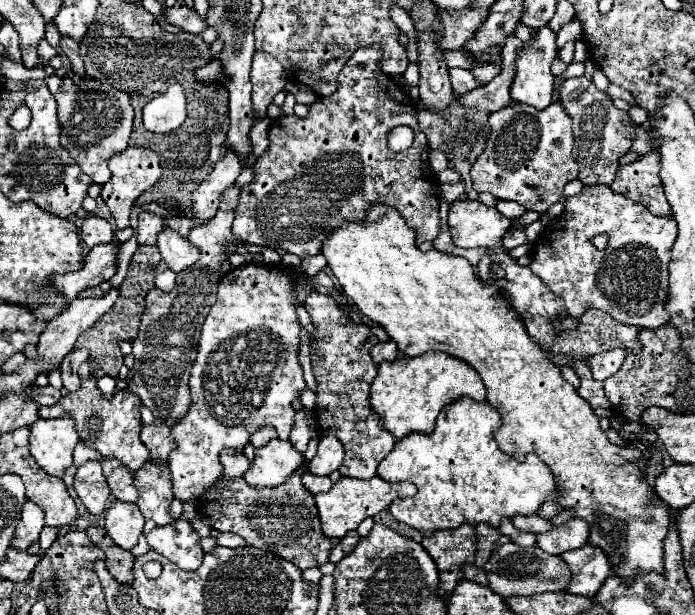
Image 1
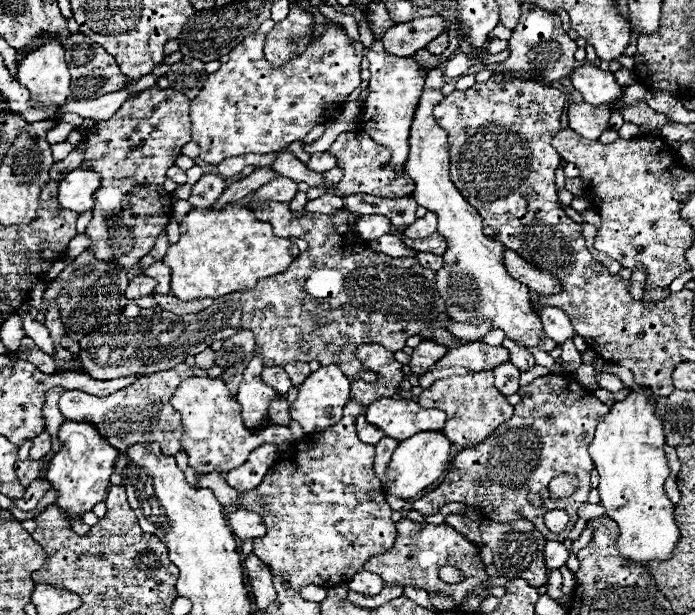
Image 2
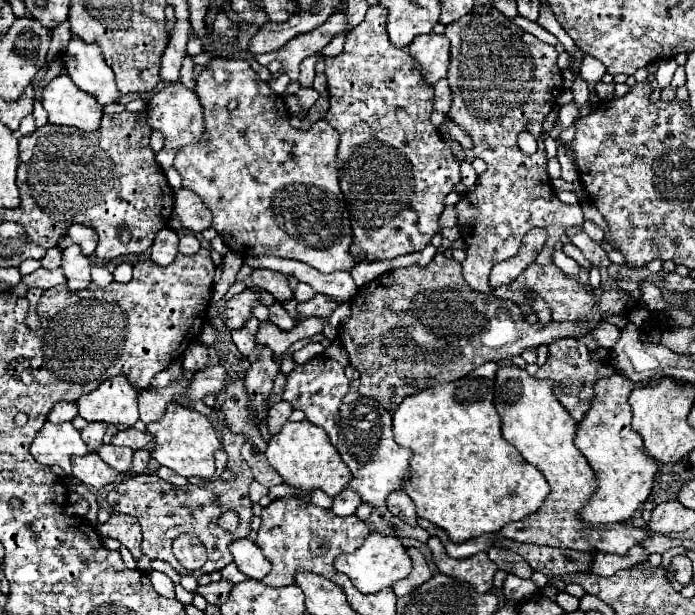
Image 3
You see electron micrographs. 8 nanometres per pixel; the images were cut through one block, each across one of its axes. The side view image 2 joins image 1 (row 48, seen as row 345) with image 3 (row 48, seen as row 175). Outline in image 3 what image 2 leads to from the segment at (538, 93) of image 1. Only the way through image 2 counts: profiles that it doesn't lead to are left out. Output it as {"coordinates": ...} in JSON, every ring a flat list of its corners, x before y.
{"coordinates":[[434,32,426,36,416,36,408,48,414,60,414,68,427,83,433,85,447,77,450,52,446,36,438,36]]}

